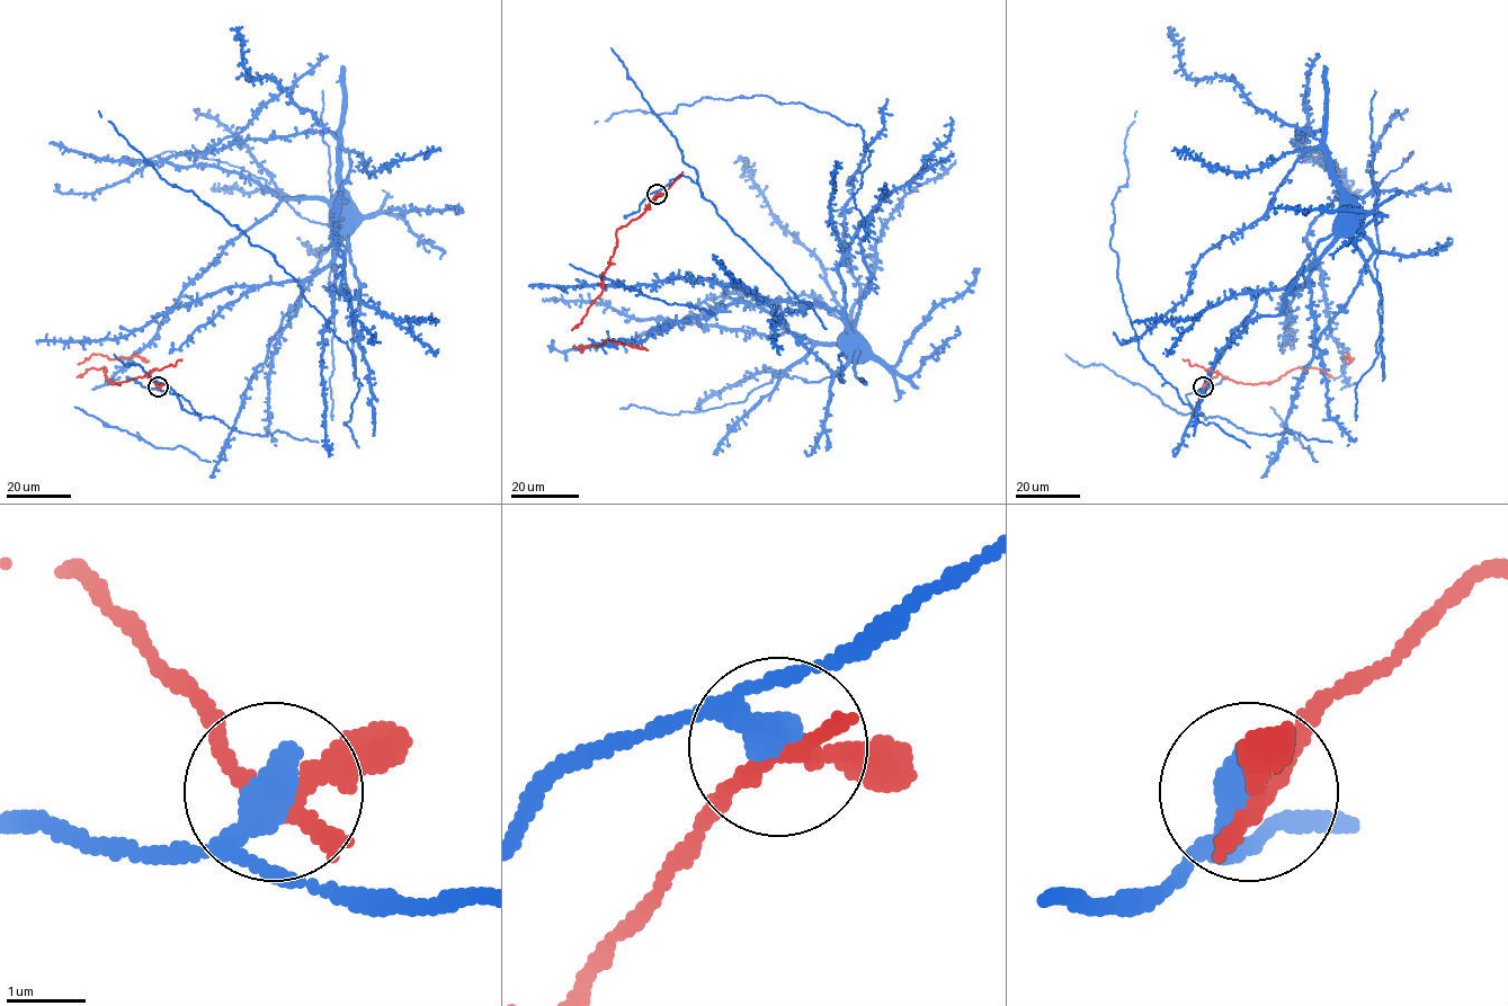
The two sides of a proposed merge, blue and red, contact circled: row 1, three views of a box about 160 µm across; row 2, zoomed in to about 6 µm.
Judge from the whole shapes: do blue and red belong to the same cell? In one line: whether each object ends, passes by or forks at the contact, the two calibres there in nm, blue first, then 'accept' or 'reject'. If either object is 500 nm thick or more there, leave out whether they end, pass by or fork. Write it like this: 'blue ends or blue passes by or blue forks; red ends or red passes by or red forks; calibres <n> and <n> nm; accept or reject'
blue passes by; red passes by; calibres 380 and 200 nm; reject

